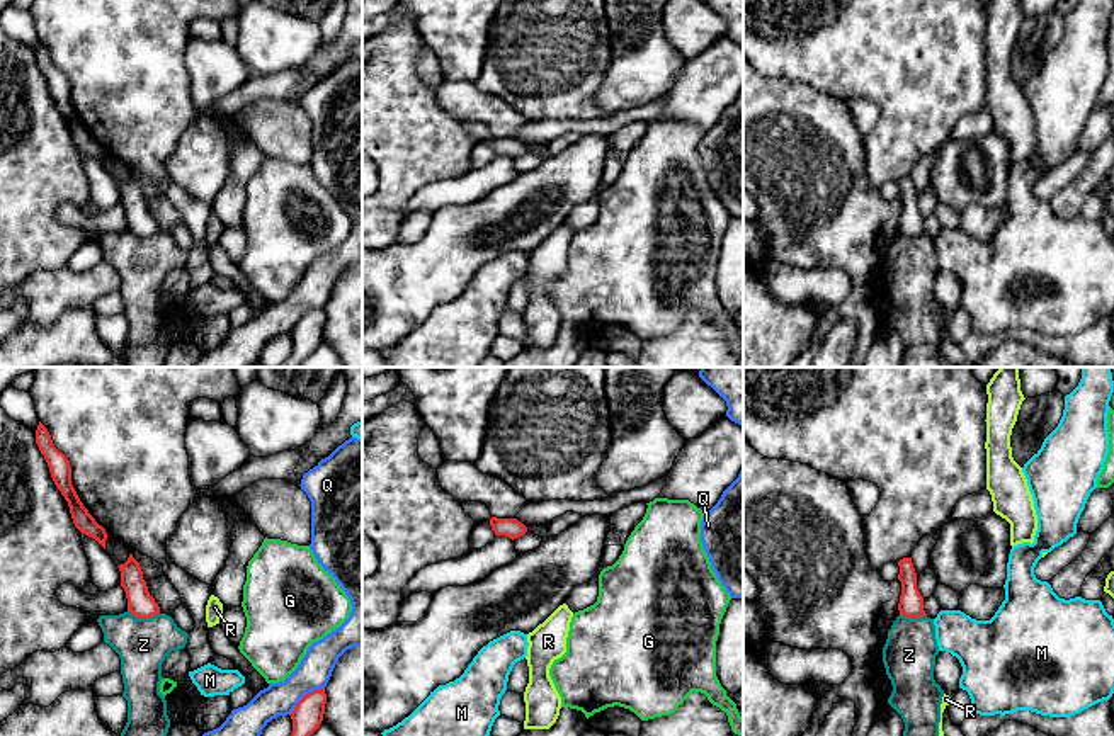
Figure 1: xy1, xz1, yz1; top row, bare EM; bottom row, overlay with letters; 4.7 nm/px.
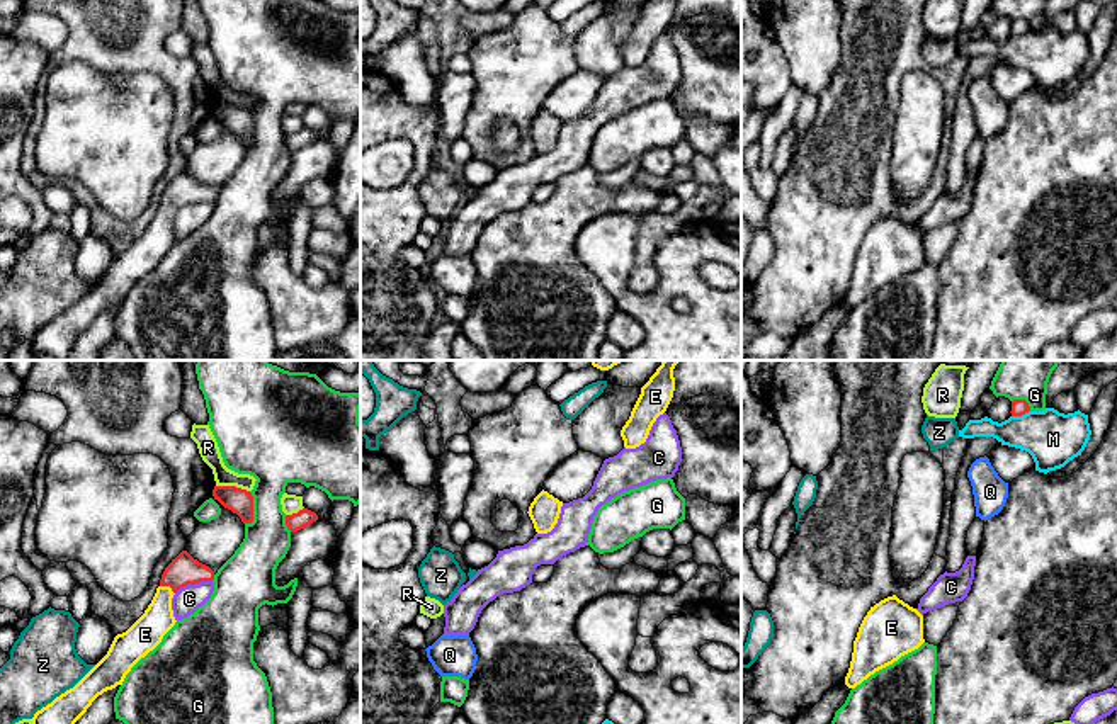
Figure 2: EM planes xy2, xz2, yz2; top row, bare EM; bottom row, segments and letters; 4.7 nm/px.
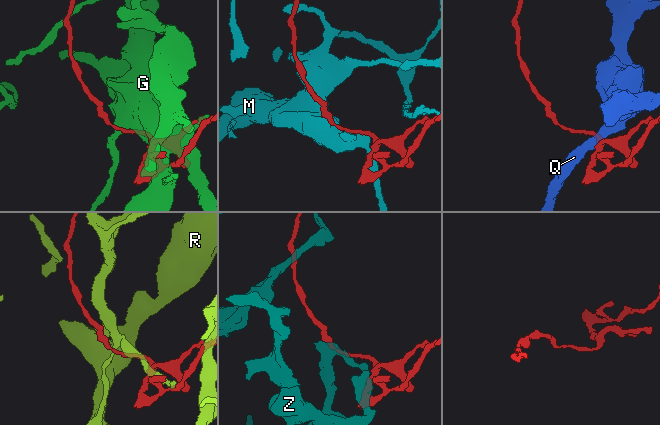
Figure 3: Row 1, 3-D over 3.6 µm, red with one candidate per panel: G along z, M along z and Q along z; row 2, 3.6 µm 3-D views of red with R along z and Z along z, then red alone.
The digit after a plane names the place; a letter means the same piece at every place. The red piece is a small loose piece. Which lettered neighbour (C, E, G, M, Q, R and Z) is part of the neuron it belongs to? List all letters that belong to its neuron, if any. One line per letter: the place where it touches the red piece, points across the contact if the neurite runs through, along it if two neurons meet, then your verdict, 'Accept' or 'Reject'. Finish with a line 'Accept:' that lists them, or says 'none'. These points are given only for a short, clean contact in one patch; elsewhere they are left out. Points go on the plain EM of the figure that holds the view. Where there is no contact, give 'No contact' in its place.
C: Touches red at xy2 (192, 203). Reject
E: Touches red at xy2 (169, 204). Path across: xy2 (184, 189), (169, 204), (158, 238), (147, 252). Accept
G: Touches red at xy2 (252, 130). Reject
M: Touches red at yz2 (1020, 34). Reject
Q: Touches red at xy1 (305, 315). Reject
R: Touches red at xy2 (233, 106). Reject
Z: Touches red at xy1 (143, 237). Boundary: xy1 (128, 230), (138, 237), (159, 233). Reject
Accept: E

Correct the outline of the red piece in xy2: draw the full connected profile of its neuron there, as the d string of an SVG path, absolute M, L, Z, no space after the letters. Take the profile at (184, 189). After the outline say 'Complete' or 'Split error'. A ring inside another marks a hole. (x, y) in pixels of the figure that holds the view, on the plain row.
M182 170L165 187L160 206L145 233L122 253L117 253L107 274L70 309L34 333L32 348L43 355L66 360L75 342L92 321L107 309L122 304L131 287L153 270L175 245L173 214L201 201L213 201L214 190Z. Split error

